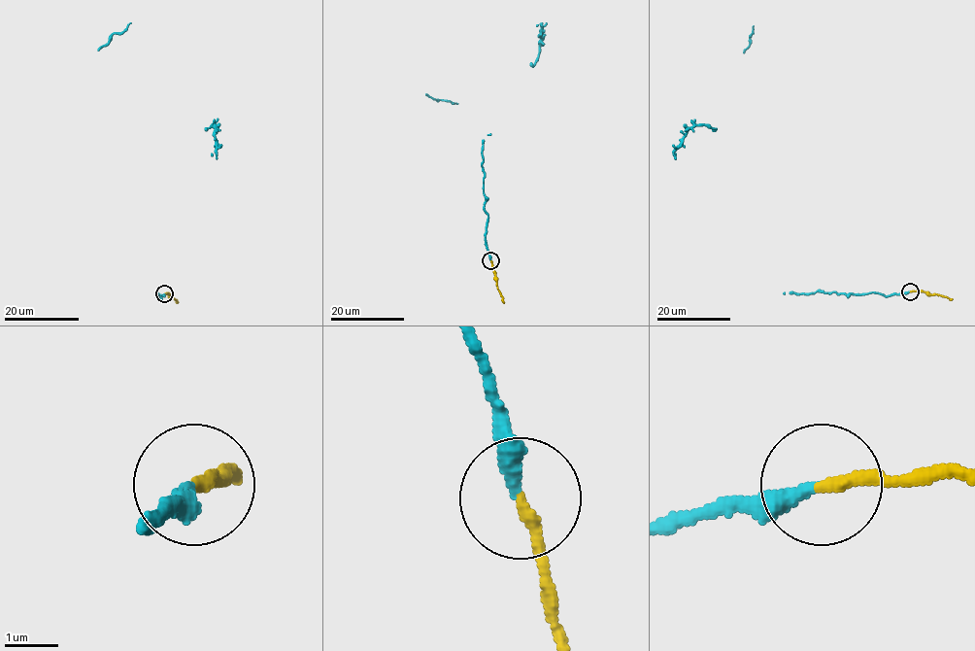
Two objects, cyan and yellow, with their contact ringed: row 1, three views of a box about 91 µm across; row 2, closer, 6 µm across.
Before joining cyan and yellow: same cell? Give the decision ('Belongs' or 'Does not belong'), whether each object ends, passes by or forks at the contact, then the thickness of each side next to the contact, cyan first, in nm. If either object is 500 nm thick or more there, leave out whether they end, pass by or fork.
Does not belong. At the ring cyan ends. At the ring yellow ends. Thickness 320 nm (cyan) against 220 nm

